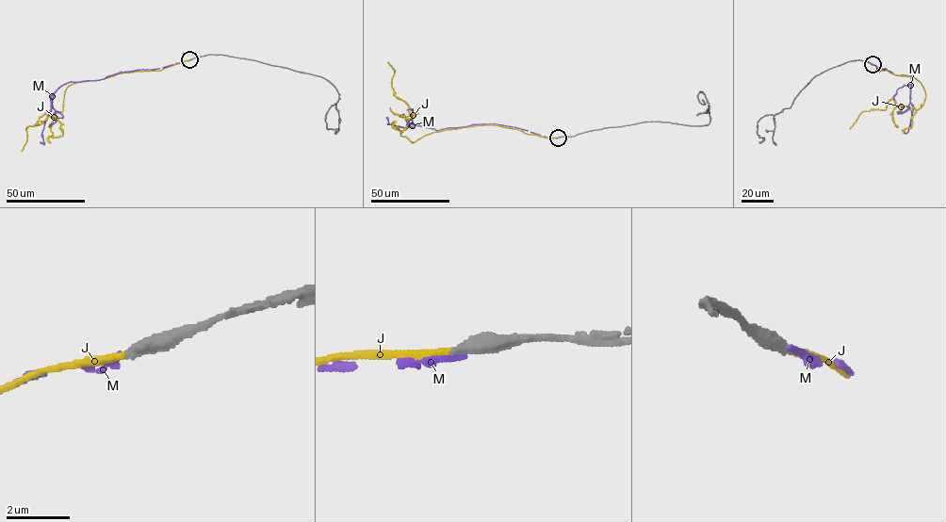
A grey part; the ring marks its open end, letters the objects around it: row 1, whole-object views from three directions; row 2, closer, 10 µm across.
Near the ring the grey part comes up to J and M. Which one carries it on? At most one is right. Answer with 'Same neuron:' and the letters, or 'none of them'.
Same neuron: J

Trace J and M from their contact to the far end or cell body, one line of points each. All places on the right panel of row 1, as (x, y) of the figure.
J: (872, 64), (915, 77), (925, 98), (916, 109), (891, 99), (885, 109), (863, 111), (850, 129)
M: (872, 64), (876, 69), (911, 76), (909, 101), (913, 109), (908, 131), (905, 133), (903, 130)

